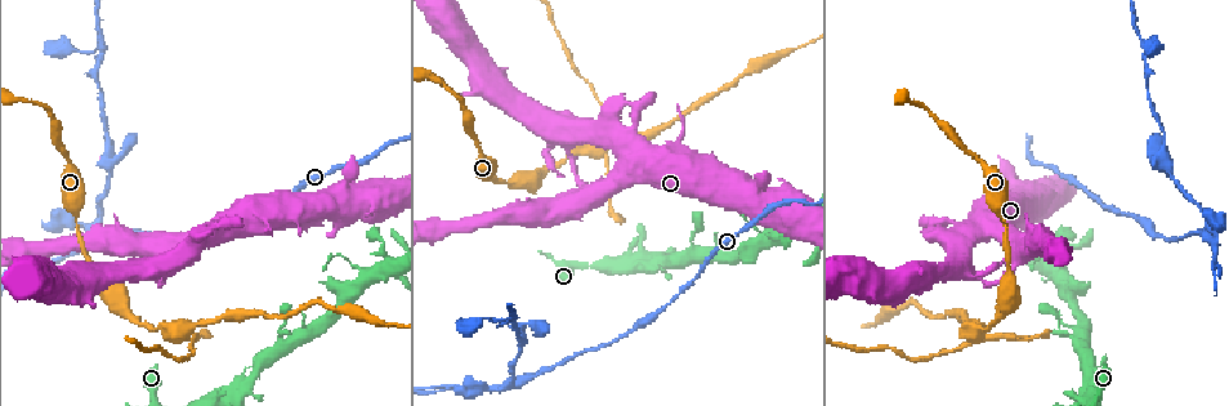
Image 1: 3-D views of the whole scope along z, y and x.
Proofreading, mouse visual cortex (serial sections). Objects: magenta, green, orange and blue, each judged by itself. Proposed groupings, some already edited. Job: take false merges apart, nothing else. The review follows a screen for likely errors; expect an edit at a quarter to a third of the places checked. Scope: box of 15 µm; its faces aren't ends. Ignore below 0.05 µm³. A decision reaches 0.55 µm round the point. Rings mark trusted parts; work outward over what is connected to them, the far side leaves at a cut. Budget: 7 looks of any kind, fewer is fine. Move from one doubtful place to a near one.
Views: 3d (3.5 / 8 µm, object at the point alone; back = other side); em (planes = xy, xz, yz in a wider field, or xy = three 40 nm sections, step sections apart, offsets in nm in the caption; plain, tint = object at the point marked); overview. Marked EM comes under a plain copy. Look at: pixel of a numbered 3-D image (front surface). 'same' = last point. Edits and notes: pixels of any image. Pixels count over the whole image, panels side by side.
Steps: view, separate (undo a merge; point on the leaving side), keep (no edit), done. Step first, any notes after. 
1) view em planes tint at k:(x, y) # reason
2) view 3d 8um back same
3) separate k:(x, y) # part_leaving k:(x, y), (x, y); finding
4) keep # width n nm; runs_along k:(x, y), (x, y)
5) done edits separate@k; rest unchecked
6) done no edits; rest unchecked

view 3d 3.5um at 1:(279, 329)

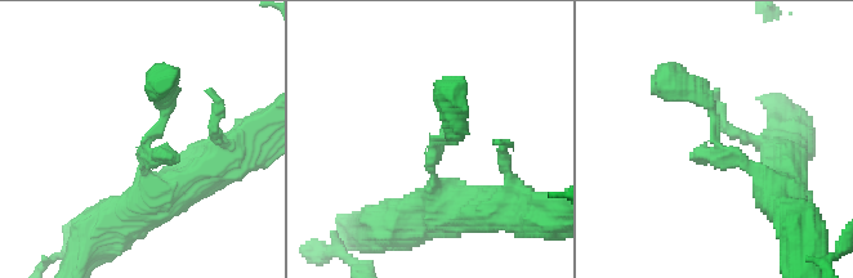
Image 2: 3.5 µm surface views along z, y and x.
keep # runs_along 2:(153, 200), (161, 80); continuous, no second cell

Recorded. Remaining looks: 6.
view 3d 3.5um at 1:(1214, 237)

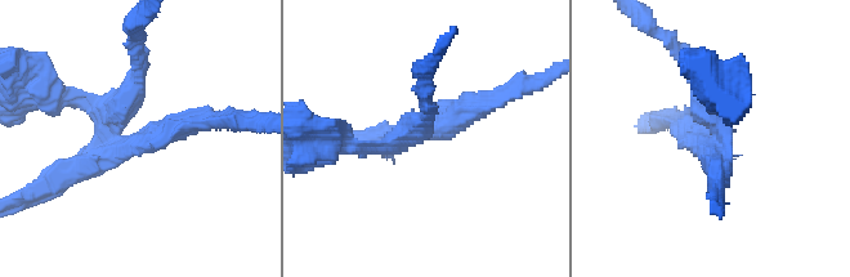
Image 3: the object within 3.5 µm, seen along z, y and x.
view em planes tint at 3:(405, 140) # arms 4; arm_widths 150, 250, 250, 250 nm; now the EM

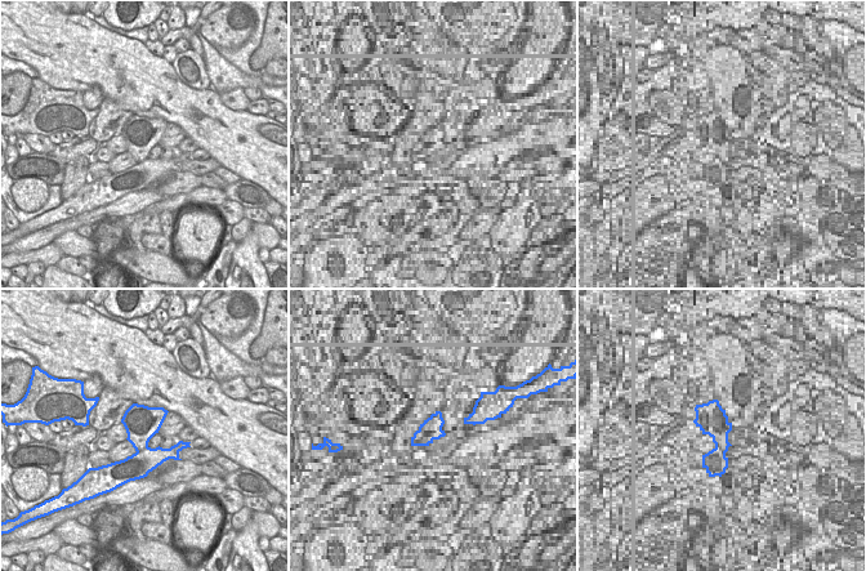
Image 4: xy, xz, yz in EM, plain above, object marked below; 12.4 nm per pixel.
view em xy step 1 tint same # another direction

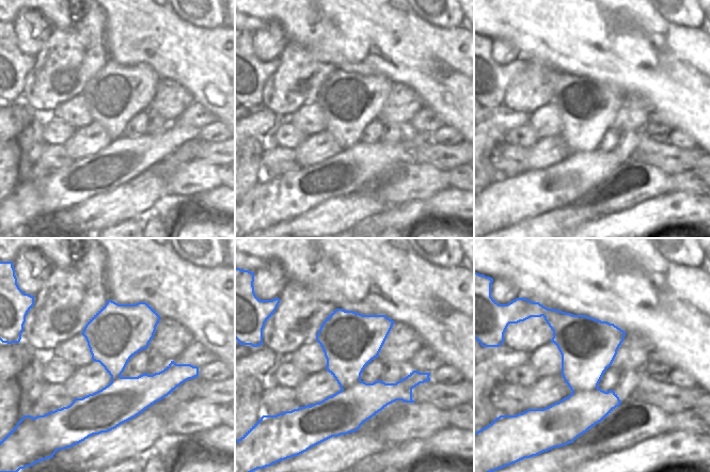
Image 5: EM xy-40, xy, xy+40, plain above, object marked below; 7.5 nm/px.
separate 3:(122, 95) # part_leaving 3:(115, 134), (138, 74), (134, 35); two cells meet here

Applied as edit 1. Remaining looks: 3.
view 3d 3.5um at 1:(187, 335) # looks like a crossing

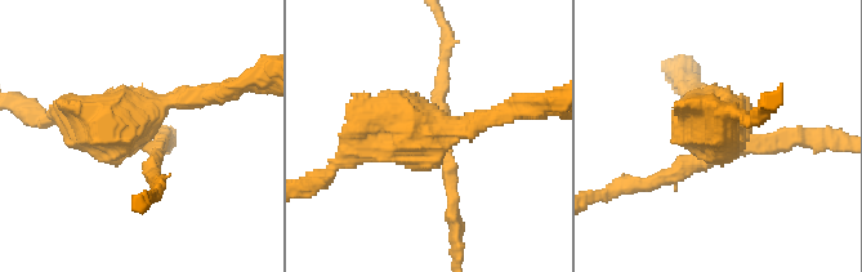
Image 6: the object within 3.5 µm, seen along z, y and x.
view em xy step 2 tint at 6:(435, 146) # arms 4; arm_widths 200, 200, 200, 300 nm

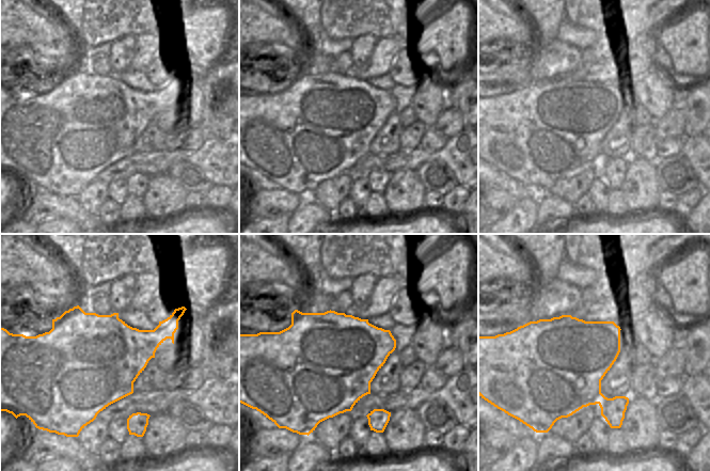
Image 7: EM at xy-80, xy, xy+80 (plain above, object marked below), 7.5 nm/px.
view em planes tint same # cut it another way

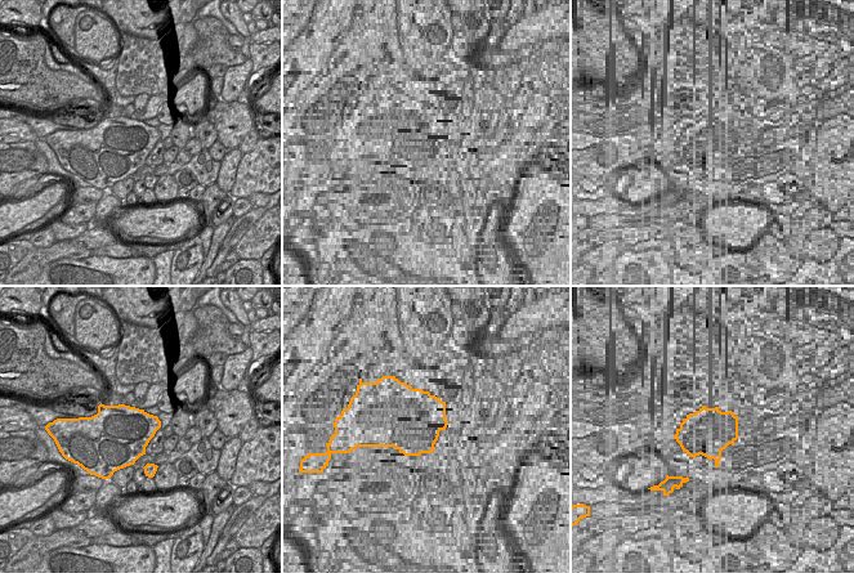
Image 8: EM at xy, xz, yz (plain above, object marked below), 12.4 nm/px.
separate 6:(778, 146) # a second cell is stuck on

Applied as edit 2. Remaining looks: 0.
done edits separate@3, separate@6; rest unchecked

